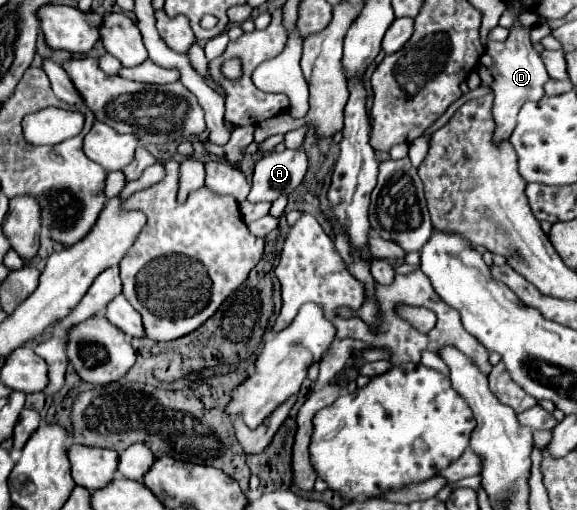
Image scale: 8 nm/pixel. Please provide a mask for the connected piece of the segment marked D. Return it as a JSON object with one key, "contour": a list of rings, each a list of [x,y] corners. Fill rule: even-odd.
{"contour":[[[519,20],[511,28],[511,34],[505,42],[489,42],[487,44],[487,54],[491,54],[491,58],[495,60],[495,66],[489,68],[495,76],[495,82],[491,84],[493,96],[495,96],[493,118],[497,122],[495,140],[505,140],[511,136],[511,132],[515,128],[515,118],[517,118],[521,104],[525,104],[525,100],[541,100],[541,96],[545,96],[543,84],[545,84],[545,80],[549,80],[549,74],[545,70],[543,60],[531,46],[529,28],[523,28],[519,24]]]}

